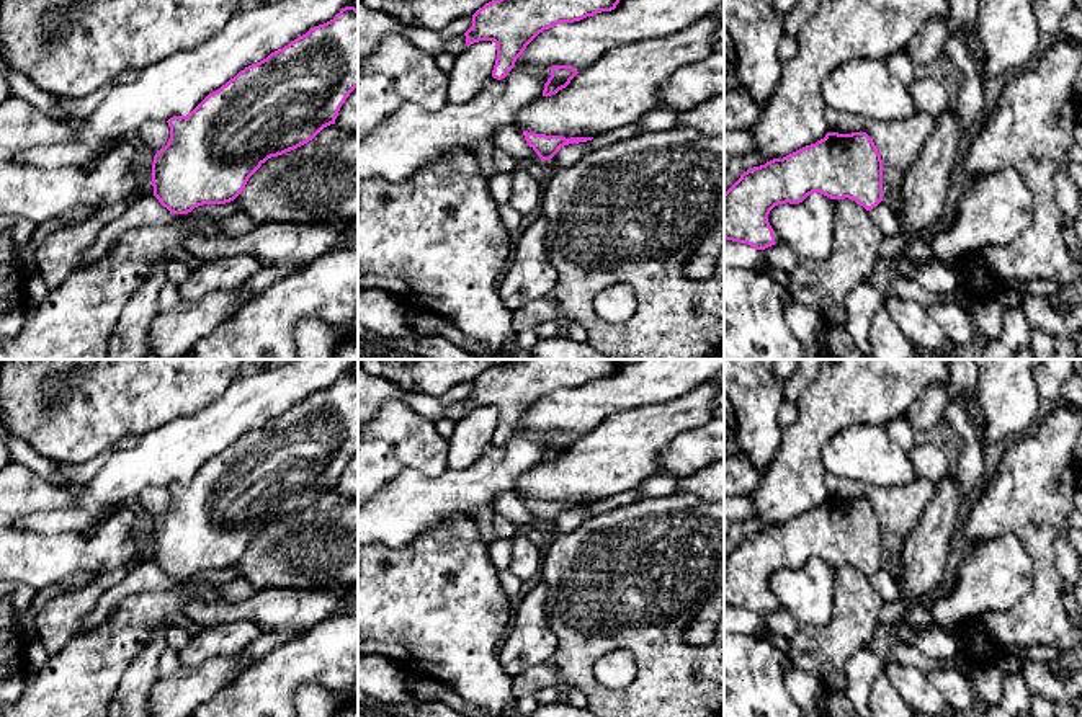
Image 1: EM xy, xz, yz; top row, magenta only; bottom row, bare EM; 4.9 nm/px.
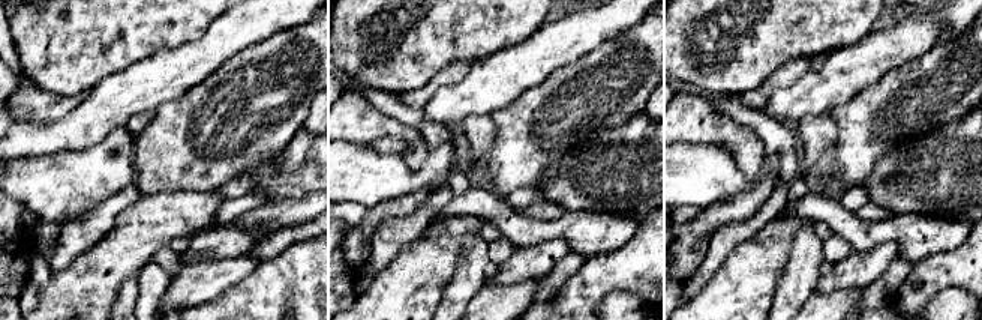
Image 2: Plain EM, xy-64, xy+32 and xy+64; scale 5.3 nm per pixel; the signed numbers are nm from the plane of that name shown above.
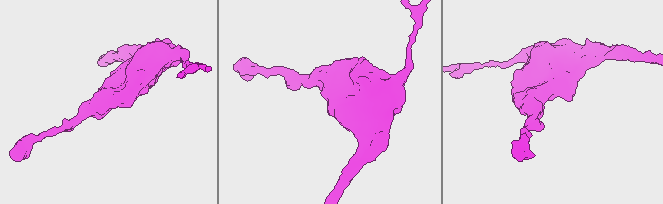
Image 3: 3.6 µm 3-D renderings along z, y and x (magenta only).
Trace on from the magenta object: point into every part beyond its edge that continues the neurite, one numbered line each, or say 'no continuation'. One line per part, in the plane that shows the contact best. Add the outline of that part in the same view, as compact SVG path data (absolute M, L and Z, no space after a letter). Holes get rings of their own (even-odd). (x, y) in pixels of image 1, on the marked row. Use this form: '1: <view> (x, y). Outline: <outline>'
no continuation

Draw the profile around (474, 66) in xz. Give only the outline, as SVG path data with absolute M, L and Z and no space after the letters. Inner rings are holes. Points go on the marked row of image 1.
M479 41L456 56L456 64L448 73L448 103L459 105L472 100L492 75L497 59L494 41Z

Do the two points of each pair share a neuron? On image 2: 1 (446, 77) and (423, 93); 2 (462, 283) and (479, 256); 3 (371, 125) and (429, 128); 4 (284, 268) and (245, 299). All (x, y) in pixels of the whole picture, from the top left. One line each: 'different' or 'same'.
1: same
2: same
3: different
4: same

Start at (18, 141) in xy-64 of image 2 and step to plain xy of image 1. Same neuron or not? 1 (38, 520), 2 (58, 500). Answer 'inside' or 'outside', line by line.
1: inside
2: outside

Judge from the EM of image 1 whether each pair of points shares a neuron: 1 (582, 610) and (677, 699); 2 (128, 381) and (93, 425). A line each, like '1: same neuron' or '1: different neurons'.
1: same neuron
2: same neuron

